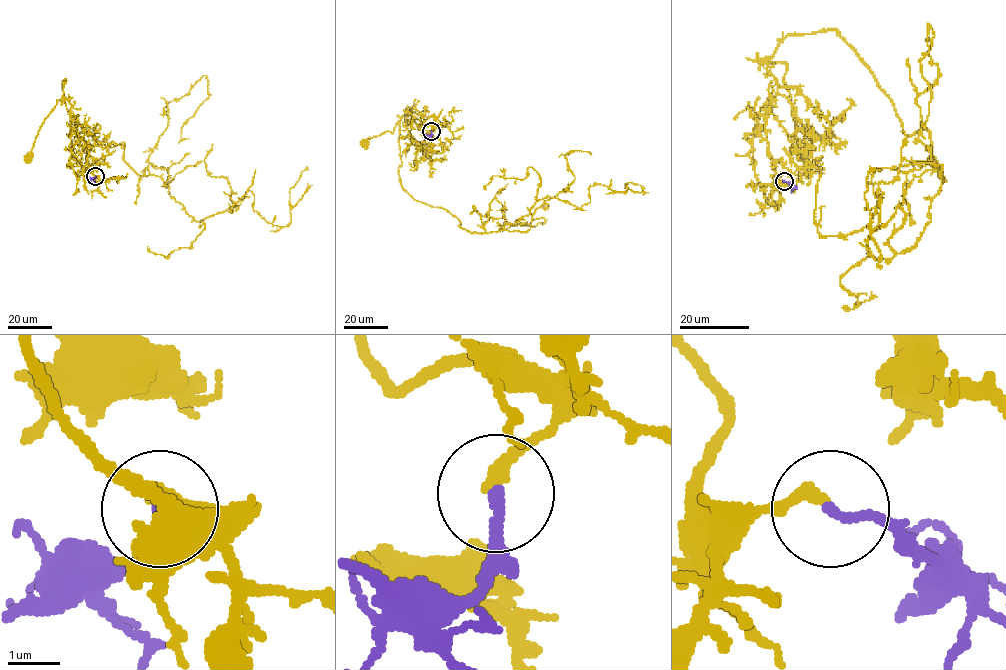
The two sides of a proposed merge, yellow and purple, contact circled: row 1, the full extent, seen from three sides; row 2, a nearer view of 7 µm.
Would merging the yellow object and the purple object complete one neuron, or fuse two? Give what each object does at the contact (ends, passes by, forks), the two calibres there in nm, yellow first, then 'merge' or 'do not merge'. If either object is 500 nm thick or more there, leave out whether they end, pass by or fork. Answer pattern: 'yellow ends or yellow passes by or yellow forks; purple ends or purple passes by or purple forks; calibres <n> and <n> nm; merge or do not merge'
yellow ends; purple ends; calibres 240 and 200 nm; merge

